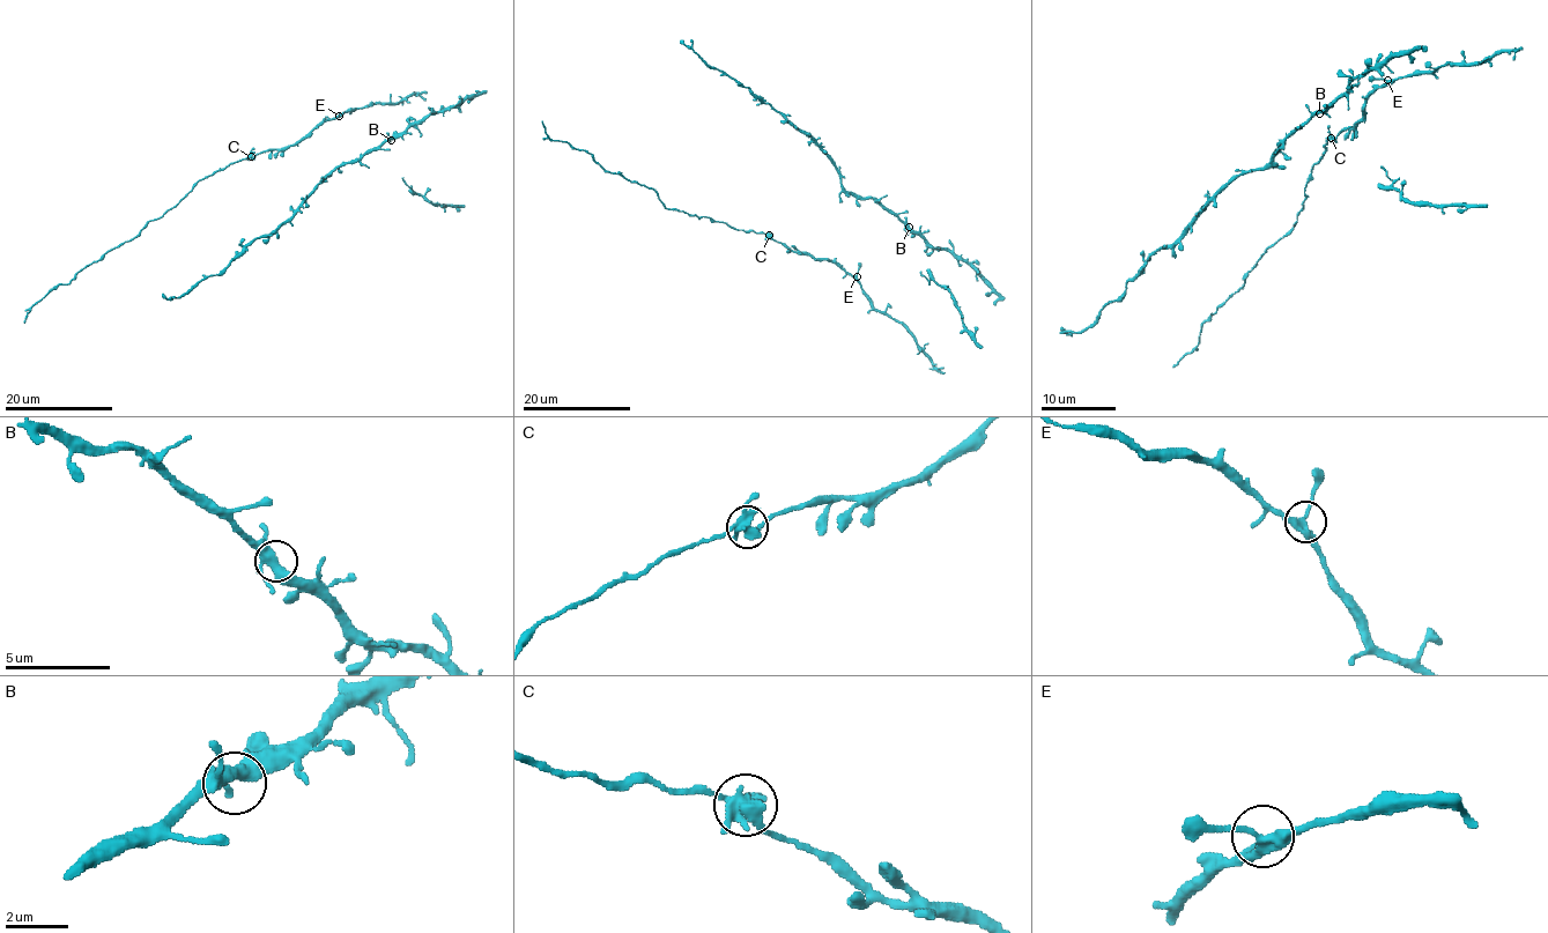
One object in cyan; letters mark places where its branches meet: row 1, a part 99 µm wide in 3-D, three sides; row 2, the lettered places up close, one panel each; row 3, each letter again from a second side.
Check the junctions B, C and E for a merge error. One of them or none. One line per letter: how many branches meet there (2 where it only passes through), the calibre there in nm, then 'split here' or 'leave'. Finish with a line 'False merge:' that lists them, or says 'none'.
B: 4 | 360 nm | leave
C: 3 | 360 nm | split here
E: 3 | 280 nm | leave
False merge: C

